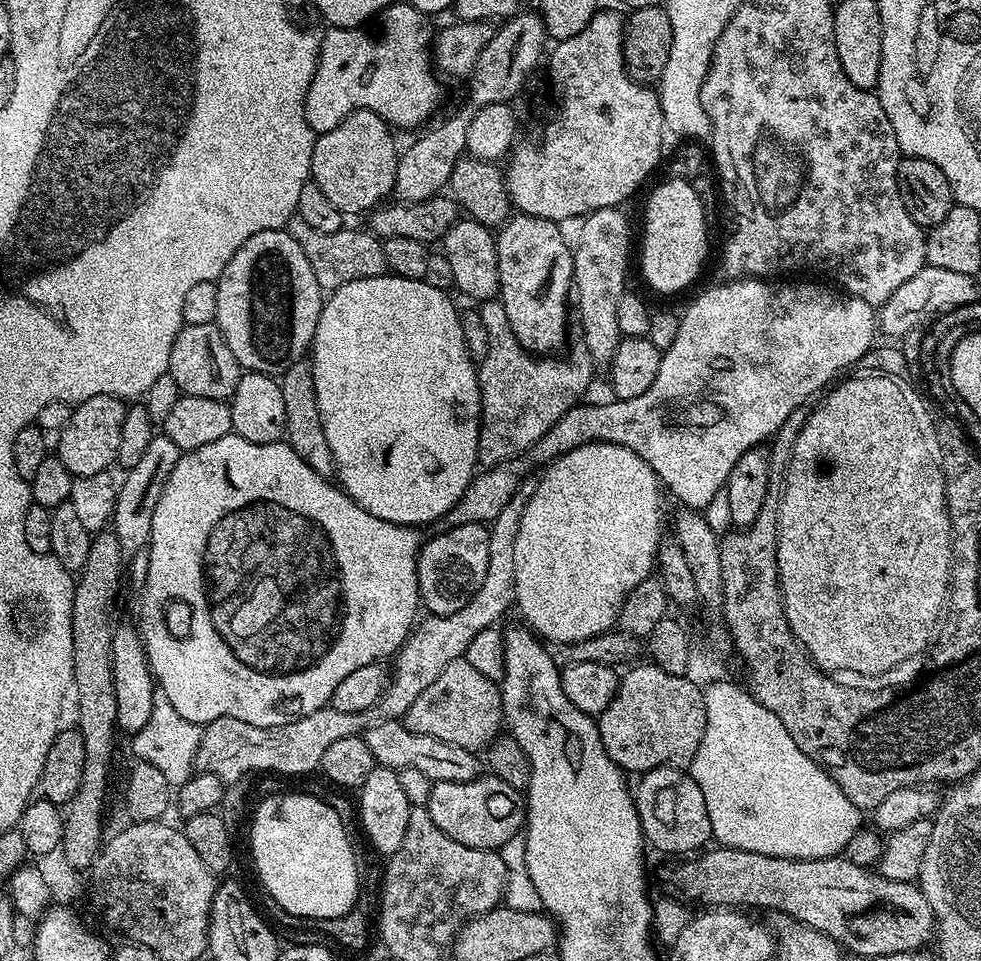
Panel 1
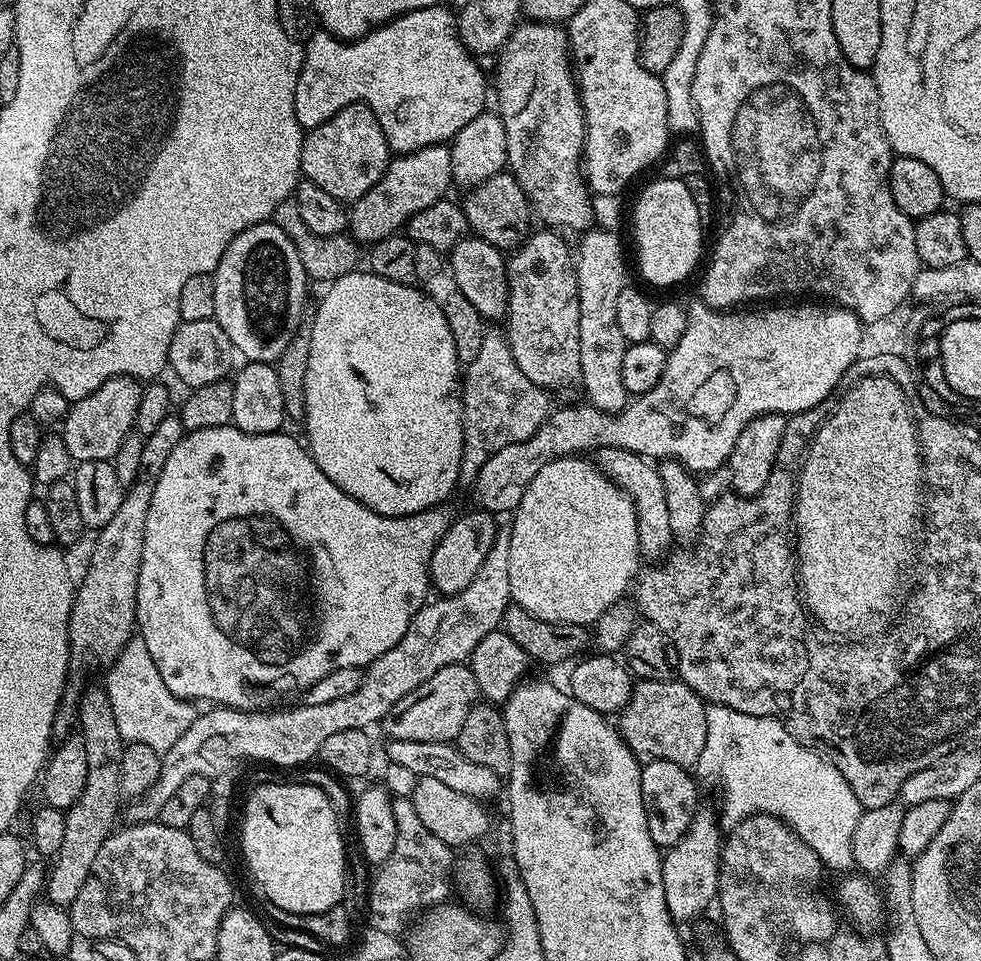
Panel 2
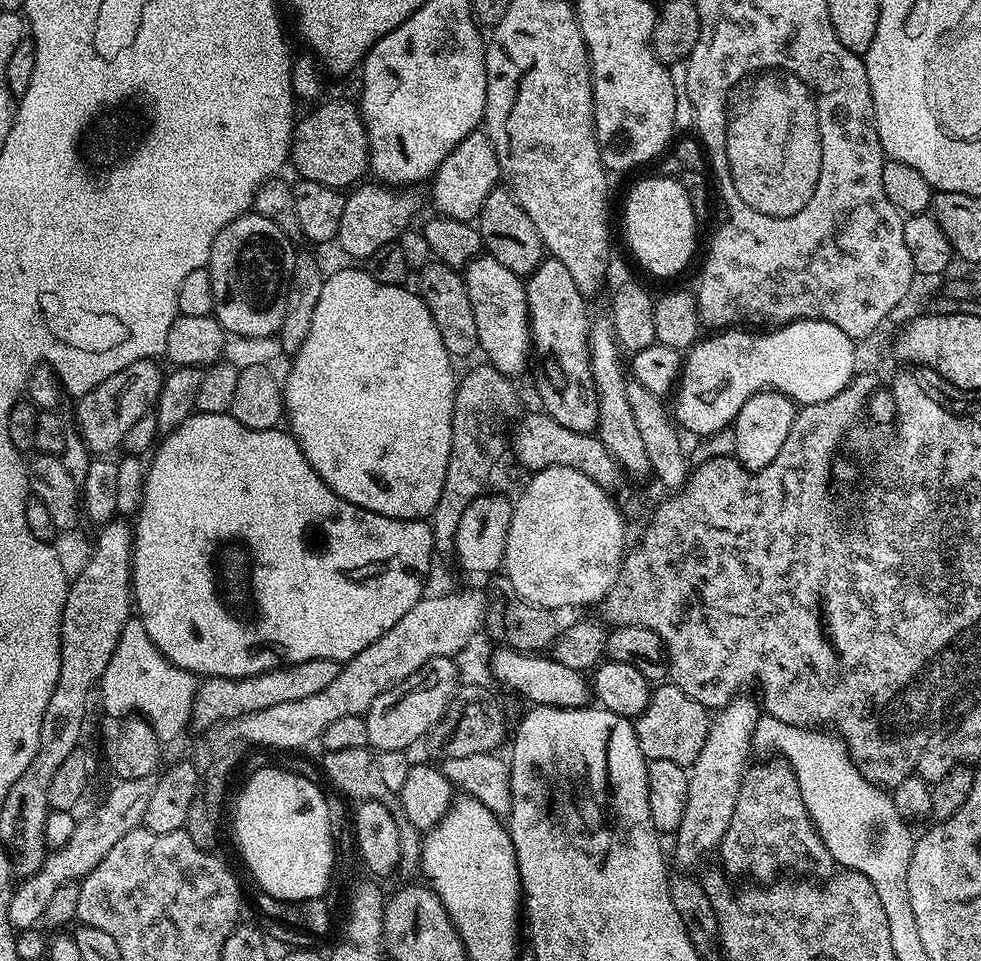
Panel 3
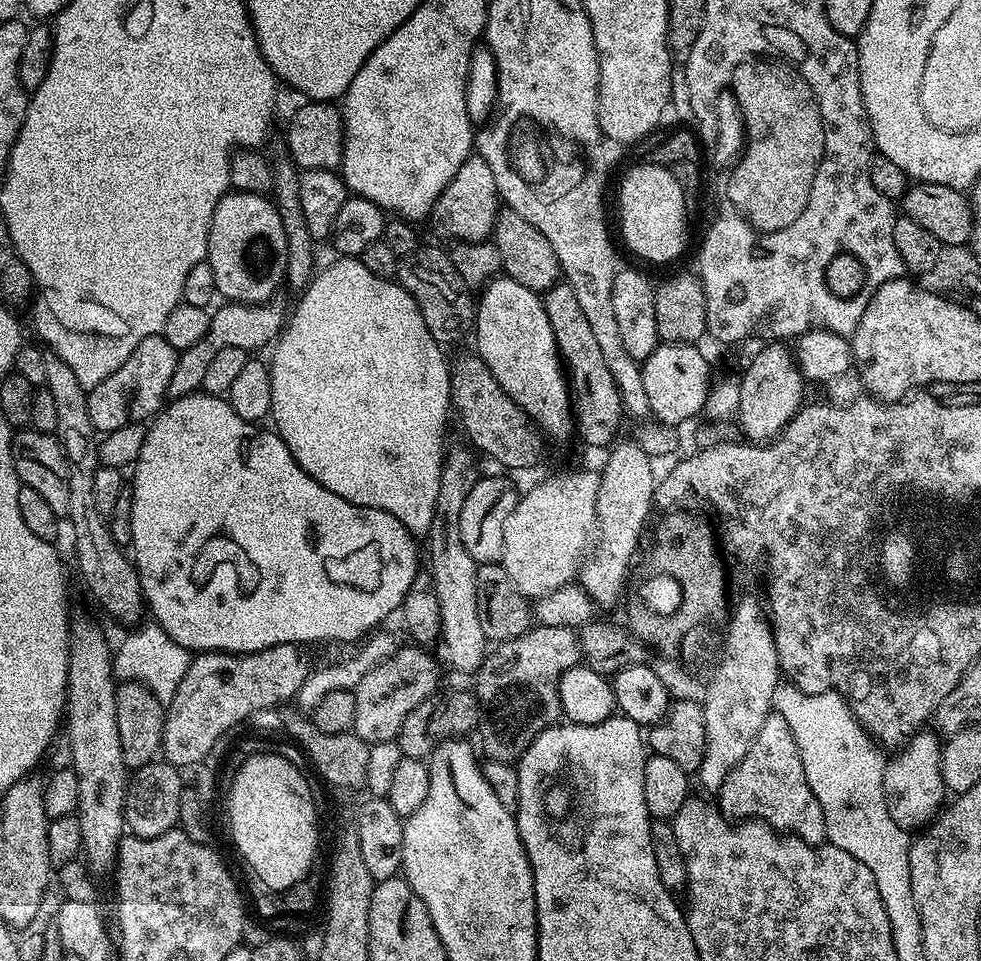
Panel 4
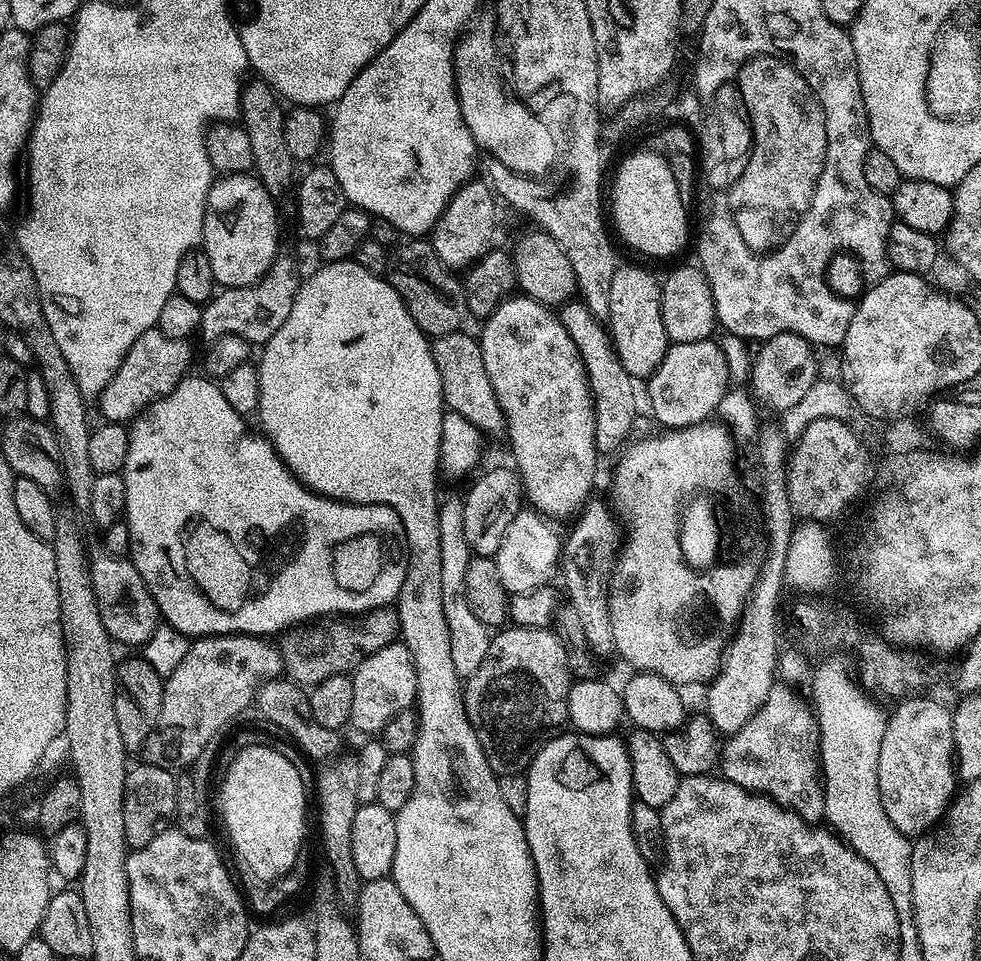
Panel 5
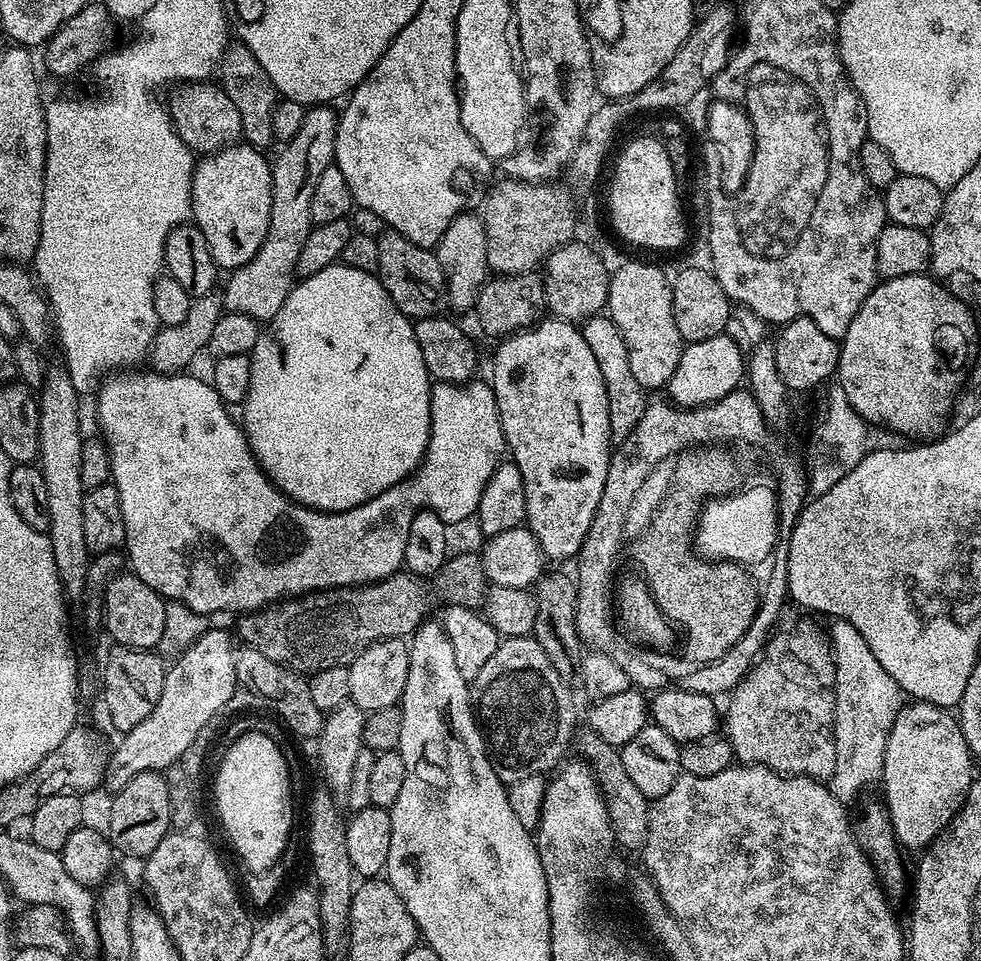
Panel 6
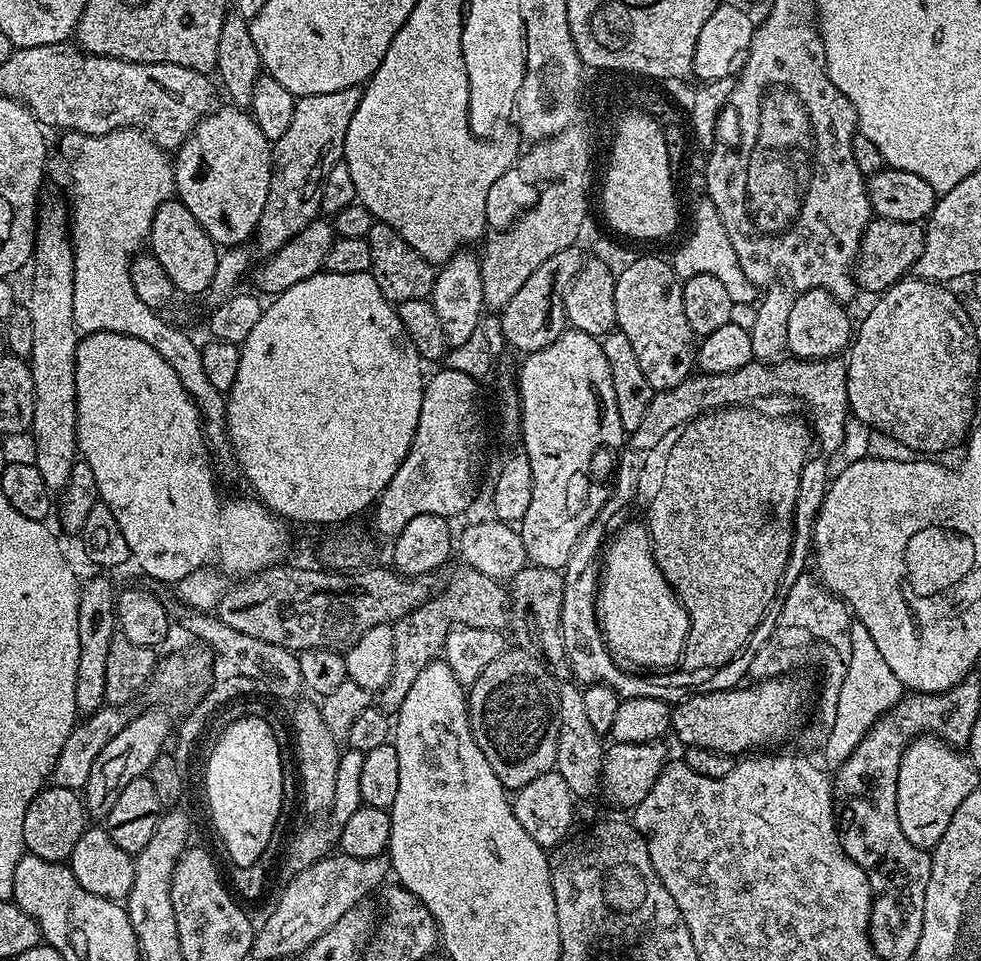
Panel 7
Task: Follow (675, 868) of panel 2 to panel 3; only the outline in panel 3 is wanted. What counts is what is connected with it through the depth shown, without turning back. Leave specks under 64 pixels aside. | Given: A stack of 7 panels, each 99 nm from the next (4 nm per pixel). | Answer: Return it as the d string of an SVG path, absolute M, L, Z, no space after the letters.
M741 694L719 709L709 723L706 745L687 769L686 809L674 833L674 856L680 865L696 865L706 854L713 853L725 836L737 805L738 790L748 769L753 732L759 717L759 703L748 694Z

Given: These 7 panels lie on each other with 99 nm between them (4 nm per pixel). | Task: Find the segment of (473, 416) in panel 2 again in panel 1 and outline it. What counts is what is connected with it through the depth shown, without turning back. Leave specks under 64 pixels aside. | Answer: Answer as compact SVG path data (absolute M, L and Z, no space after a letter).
M499 299L483 301L478 311L482 322L486 326L486 334L490 334L490 350L486 358L479 361L478 375L480 377L480 437L478 438L477 465L487 470L495 468L497 464L507 460L517 459L521 454L527 453L533 448L562 418L566 410L570 410L575 404L585 399L584 391L592 384L592 371L594 365L588 348L582 342L576 342L572 349L569 347L563 353L564 360L560 358L537 358L514 338L514 330L510 330L510 318L506 318L506 310Z

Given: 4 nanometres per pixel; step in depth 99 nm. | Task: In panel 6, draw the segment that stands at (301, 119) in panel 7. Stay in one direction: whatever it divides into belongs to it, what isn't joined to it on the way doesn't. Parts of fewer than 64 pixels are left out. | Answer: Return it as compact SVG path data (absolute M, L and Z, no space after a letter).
M312 106L305 111L302 118L302 126L298 128L298 134L294 134L294 138L290 138L283 145L284 148L277 154L276 160L271 161L272 165L272 205L270 206L270 226L266 230L266 238L262 242L262 246L258 250L258 254L254 254L254 258L250 258L250 262L246 262L246 266L235 269L231 273L232 276L228 280L228 285L225 286L224 292L222 291L222 299L227 311L230 312L245 312L248 316L252 316L255 320L261 322L267 322L274 318L274 314L278 314L278 310L282 310L282 306L286 302L286 298L292 292L292 286L294 283L294 277L297 275L296 267L300 261L300 255L302 254L302 246L306 246L306 238L312 233L313 222L310 218L310 198L314 198L314 186L318 186L318 178L322 175L322 170L326 170L336 159L336 121L338 119L337 113L331 112L331 107L328 106Z

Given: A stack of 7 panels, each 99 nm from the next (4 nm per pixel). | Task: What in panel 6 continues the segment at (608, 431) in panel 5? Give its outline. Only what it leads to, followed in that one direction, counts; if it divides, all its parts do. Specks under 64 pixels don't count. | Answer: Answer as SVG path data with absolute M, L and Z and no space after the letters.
M607 314L592 316L583 322L582 331L586 338L586 346L590 346L590 351L598 361L598 370L602 370L602 382L606 382L611 443L617 446L634 433L635 426L641 421L644 408L647 407L650 400L649 397L644 397L647 396L645 388L630 371L630 358L626 354L626 342L622 342L622 334L618 330L618 326L614 326L612 317Z

